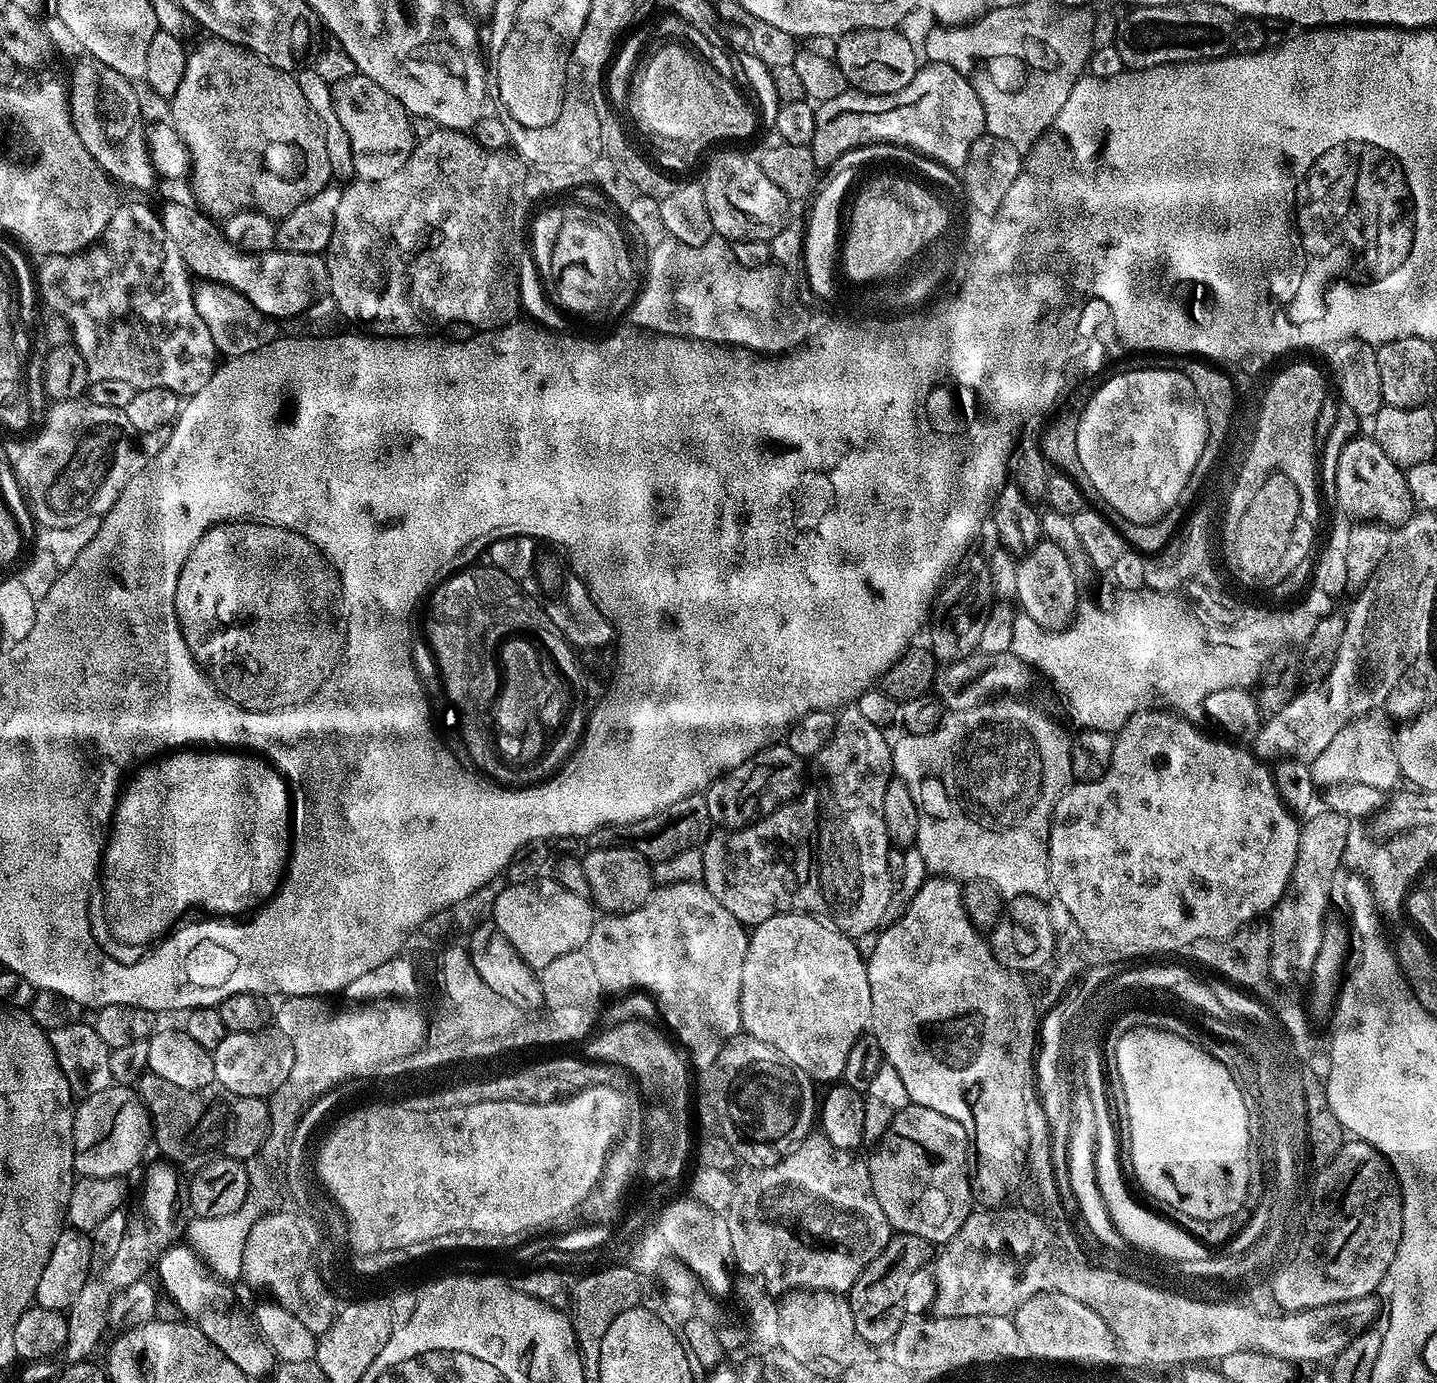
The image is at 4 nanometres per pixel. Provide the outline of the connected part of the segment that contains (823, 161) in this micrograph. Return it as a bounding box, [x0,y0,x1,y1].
[811,63,985,170]

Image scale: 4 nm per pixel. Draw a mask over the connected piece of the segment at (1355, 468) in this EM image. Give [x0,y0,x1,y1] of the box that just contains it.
[1336,434,1414,526]

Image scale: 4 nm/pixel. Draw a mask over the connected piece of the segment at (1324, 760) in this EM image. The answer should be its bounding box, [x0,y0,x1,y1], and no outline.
[1312,710,1402,793]

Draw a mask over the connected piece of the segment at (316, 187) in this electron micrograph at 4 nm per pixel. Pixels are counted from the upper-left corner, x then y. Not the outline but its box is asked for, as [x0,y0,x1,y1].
[170,38,332,218]

